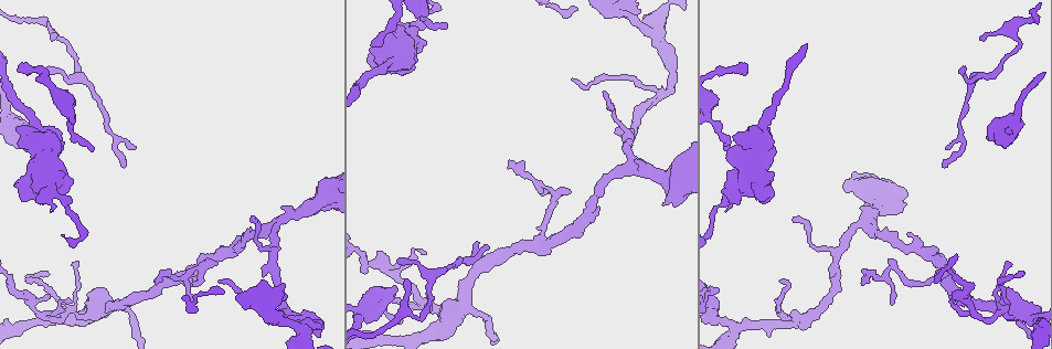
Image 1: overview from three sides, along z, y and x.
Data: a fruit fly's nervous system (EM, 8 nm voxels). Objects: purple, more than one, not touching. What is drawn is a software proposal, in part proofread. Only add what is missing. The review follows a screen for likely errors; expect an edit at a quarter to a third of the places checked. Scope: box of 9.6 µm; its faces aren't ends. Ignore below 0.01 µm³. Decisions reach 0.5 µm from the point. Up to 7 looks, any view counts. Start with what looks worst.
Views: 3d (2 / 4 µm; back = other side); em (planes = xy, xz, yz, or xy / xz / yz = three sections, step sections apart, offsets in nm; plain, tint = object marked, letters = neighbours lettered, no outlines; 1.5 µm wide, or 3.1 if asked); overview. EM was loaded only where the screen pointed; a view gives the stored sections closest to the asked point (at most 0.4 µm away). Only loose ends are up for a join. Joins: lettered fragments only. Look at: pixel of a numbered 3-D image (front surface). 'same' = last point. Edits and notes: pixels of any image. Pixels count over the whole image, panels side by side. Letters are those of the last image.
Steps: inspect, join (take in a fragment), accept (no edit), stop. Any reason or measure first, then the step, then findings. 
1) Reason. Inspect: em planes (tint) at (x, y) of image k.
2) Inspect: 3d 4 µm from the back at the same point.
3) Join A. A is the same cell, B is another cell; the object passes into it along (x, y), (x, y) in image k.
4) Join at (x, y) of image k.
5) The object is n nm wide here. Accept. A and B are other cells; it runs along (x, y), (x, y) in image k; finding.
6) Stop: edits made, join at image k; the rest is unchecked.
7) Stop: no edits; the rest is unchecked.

An open end. Inspect: em planes (plain) at (93, 150) of image 1.

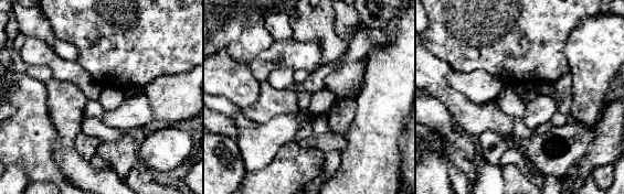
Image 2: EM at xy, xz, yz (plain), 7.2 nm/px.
Inspect: em planes (letters) at the same point.

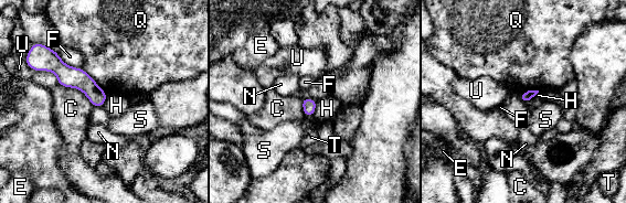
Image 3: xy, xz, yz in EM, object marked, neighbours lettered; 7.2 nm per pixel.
Accept. C, E, F, H, N, Q, S, T and U are other cells; a border runs along (317, 102), (312, 115) in image 3; no lettered fragment goes on from it.

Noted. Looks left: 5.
Thick end. Inspect: 3d 4 µm at (14, 187) of image 1.

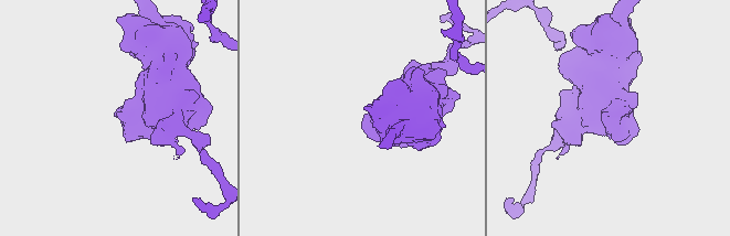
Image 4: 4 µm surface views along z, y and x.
Inspect: em planes (plain) at (617, 114) of image 4.

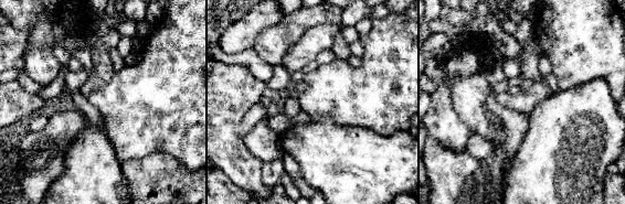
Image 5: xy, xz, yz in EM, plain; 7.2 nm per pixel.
See the neighbours. Inspect: em planes (letters) at the same point.

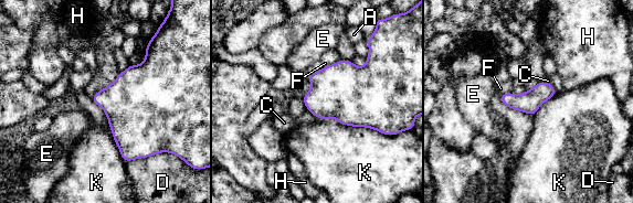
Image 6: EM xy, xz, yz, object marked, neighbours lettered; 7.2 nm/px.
The longest contact is with K, 700 nm. Accept. A, C, D, E, F, H and K are other cells; a border runs along (316, 117), (386, 135), (412, 130) in image 6; no lettered fragment goes on from it.

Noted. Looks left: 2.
Stop: no edits; the rest is unchecked.

